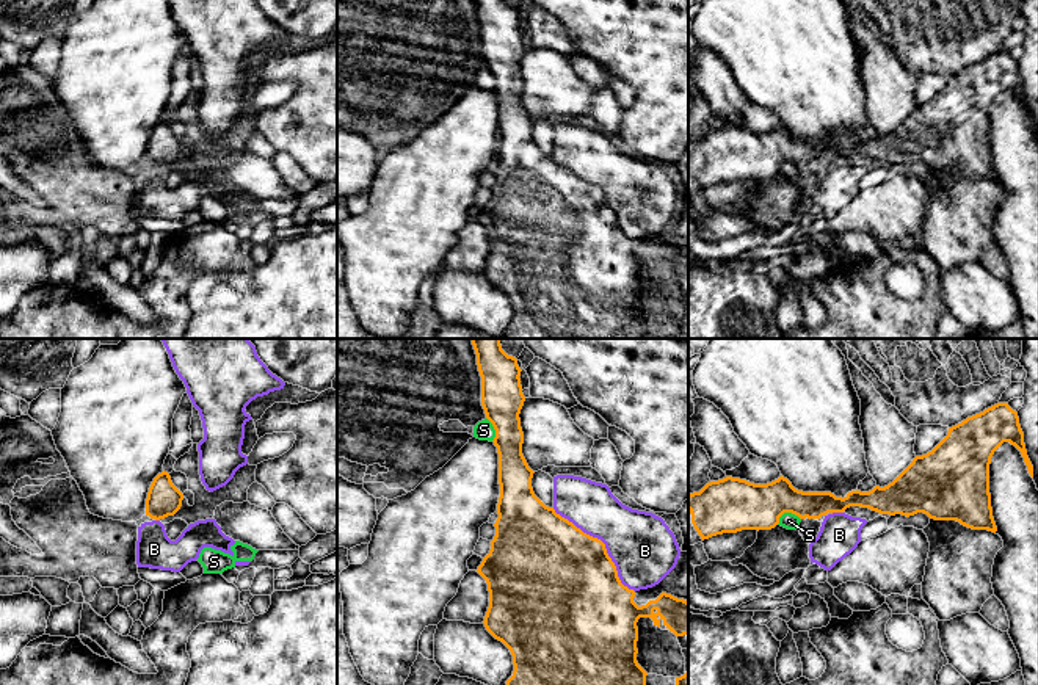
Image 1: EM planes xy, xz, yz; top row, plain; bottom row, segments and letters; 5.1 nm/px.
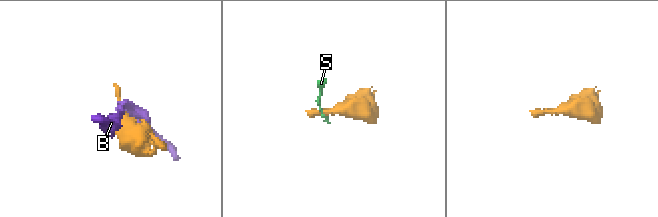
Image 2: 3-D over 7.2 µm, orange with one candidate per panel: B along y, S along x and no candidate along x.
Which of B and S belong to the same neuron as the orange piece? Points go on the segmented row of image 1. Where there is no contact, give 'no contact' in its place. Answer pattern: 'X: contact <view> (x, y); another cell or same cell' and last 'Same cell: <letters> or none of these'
B: contact xz (604, 544); another cell
S: contact yz (786, 511); another cell
Same cell: none of these

